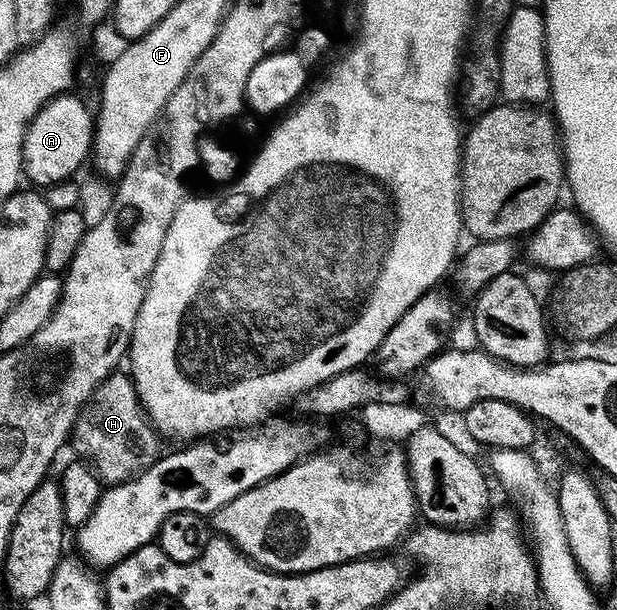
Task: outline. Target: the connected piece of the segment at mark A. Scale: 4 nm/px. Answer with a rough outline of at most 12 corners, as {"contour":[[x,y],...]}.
{"contour":[[50,99],[23,135],[23,174],[46,189],[93,151],[93,111]]}

